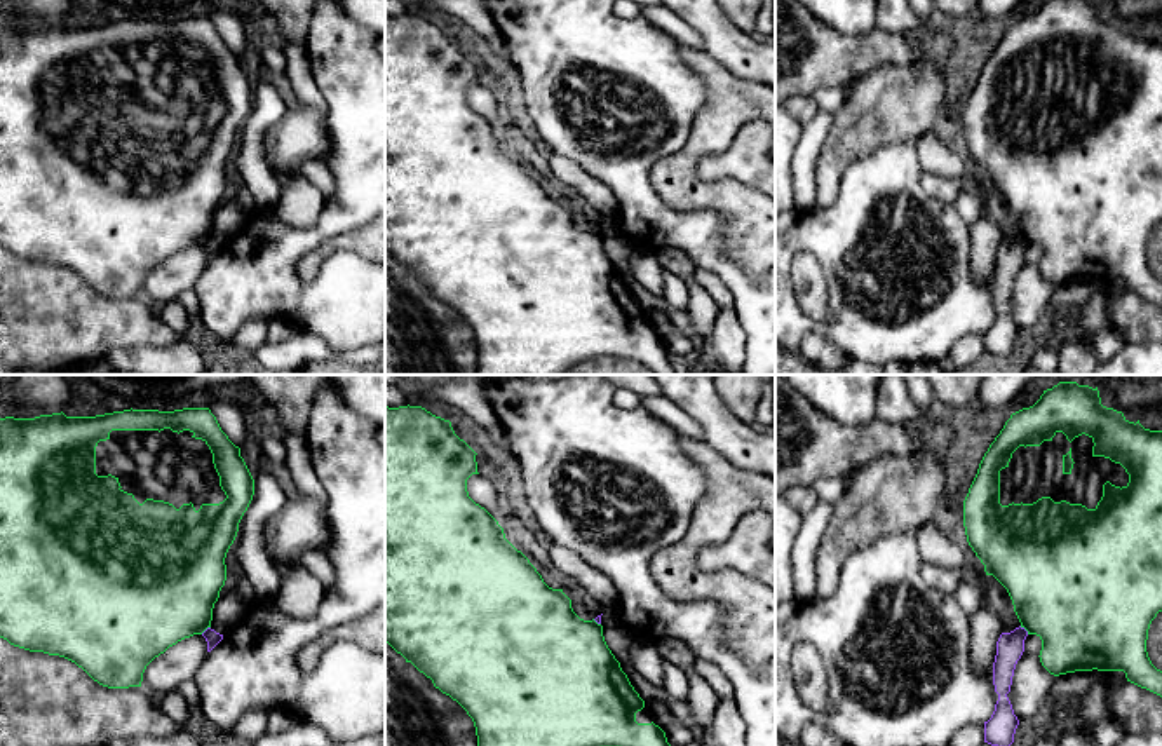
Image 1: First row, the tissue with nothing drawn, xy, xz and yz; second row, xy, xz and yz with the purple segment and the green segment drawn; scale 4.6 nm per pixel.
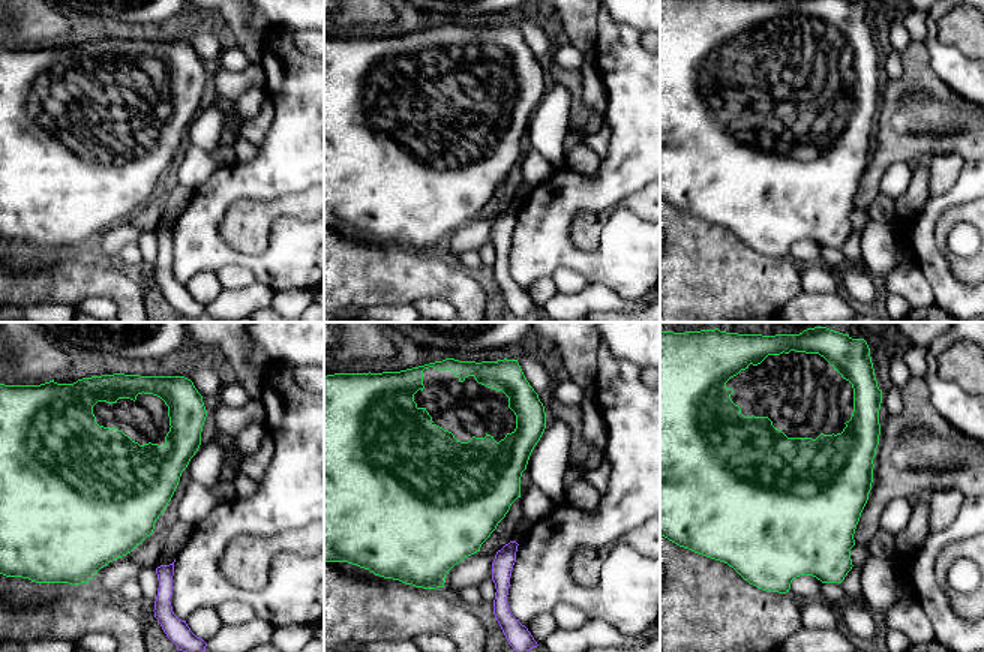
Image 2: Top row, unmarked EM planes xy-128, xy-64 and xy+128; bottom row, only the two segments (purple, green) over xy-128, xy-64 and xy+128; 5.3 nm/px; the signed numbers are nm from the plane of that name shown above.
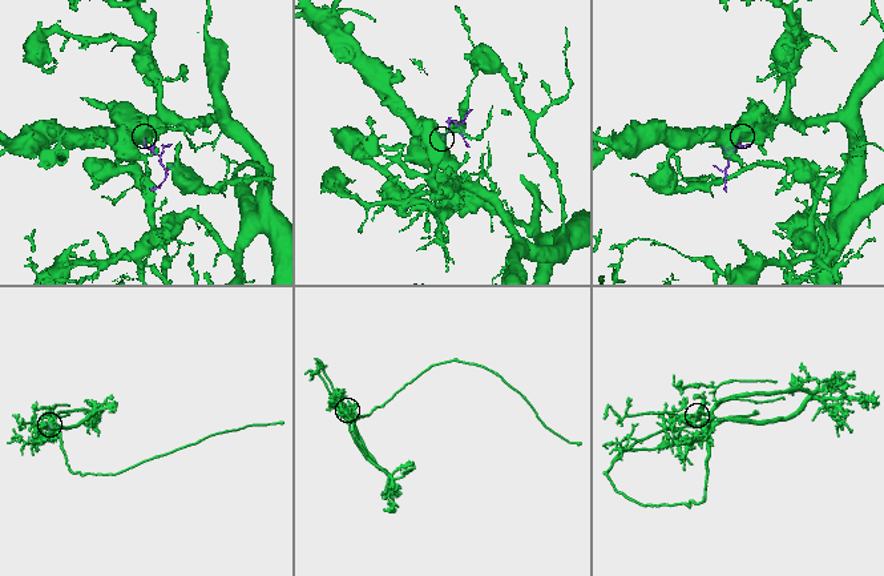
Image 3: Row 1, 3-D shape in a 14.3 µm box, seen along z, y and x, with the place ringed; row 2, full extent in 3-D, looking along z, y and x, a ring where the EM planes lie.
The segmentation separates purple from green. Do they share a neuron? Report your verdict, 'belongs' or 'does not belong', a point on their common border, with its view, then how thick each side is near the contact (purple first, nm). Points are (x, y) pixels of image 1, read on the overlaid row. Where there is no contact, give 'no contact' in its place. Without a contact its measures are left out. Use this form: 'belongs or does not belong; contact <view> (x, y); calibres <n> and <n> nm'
does not belong; contact yz (1025, 630); calibres 130 and 480 nm

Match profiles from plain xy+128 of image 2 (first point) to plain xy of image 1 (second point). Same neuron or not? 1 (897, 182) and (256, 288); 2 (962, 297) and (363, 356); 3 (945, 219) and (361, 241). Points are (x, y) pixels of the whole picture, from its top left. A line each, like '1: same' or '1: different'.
1: different
2: different
3: same

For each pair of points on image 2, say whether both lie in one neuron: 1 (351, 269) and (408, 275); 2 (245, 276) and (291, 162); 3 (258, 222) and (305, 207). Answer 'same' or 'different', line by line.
1: same
2: different
3: same

